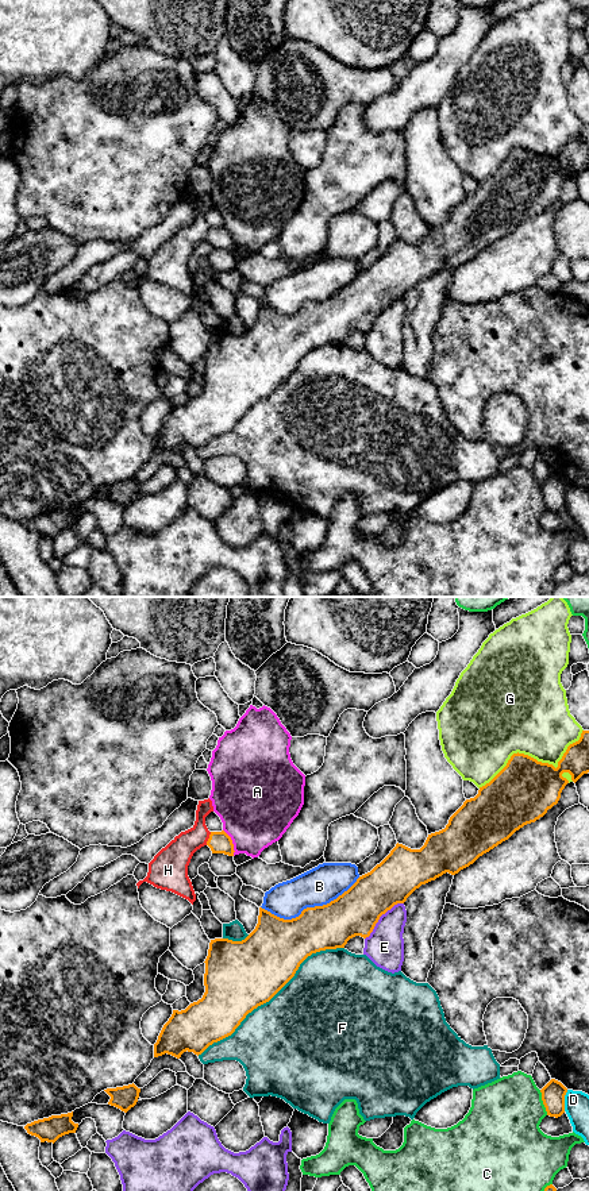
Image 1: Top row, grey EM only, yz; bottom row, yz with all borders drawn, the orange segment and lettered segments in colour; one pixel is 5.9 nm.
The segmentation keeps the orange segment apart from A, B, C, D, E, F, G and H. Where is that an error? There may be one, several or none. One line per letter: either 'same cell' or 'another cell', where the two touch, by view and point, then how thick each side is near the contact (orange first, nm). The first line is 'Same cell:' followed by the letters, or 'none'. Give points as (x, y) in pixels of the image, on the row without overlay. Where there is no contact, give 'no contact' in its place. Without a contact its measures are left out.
Same cell: none
A: another cell | yz (231, 238) | 130/440 nm
B: another cell | yz (310, 303) | 280/220 nm
C: another cell | yz (543, 497) | 140/420 nm
D: another cell | yz (564, 496) | 140/140 nm
E: another cell | yz (380, 311) | 280/220 nm
F: another cell | yz (270, 393) | 420/500 nm
G: another cell | yz (535, 154) | 360/440 nm
H: another cell | yz (208, 234) | 130/190 nm

